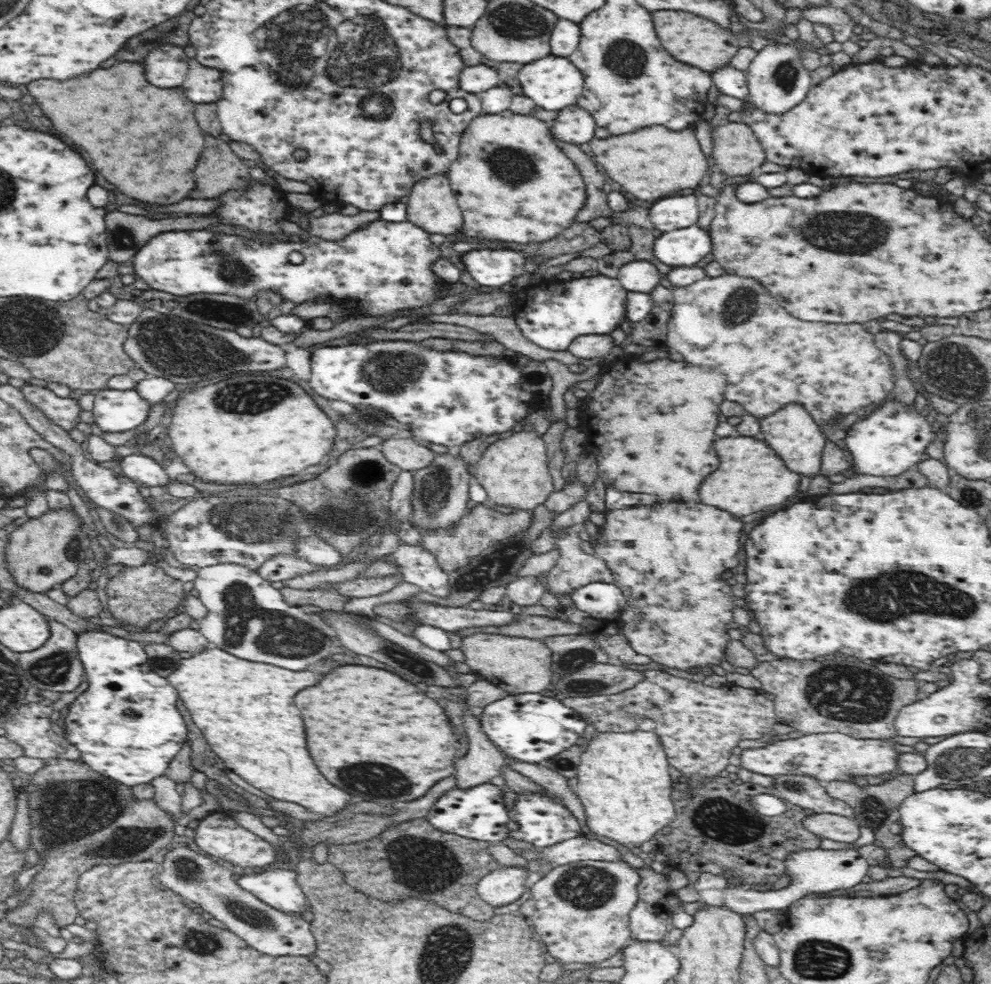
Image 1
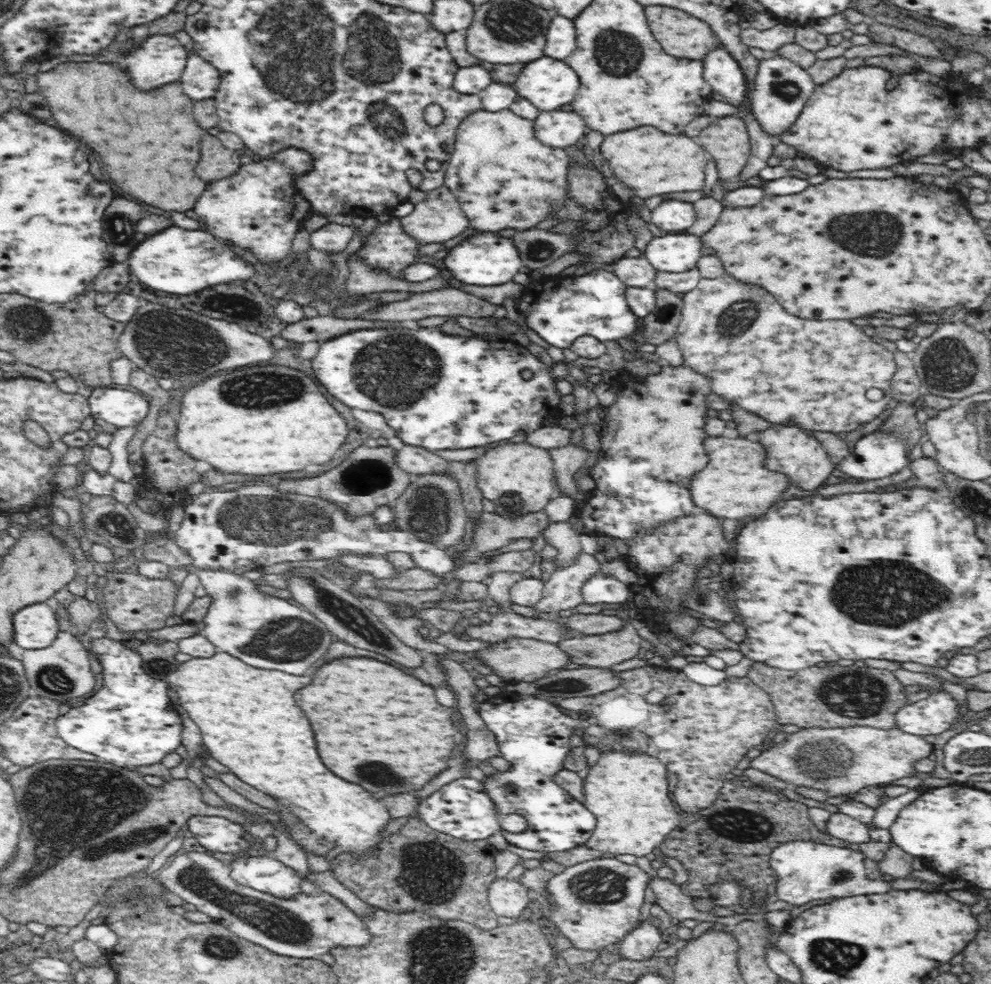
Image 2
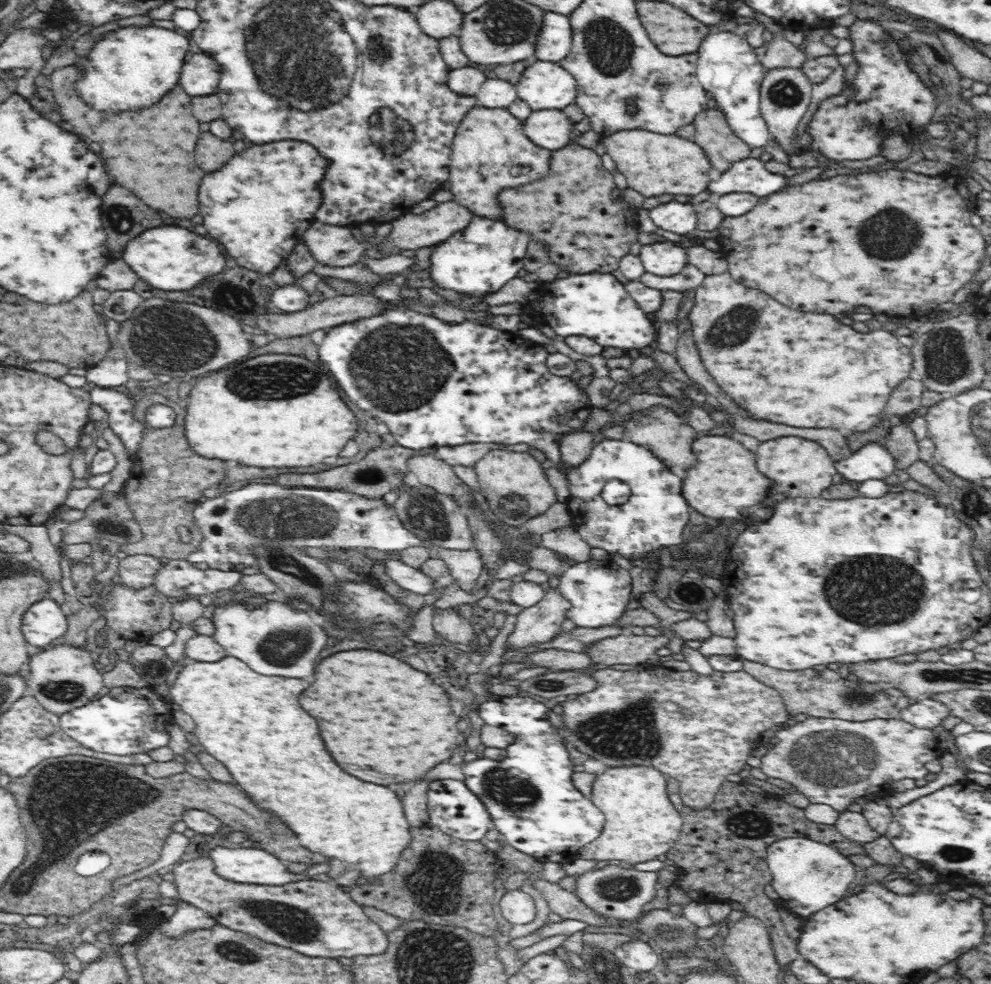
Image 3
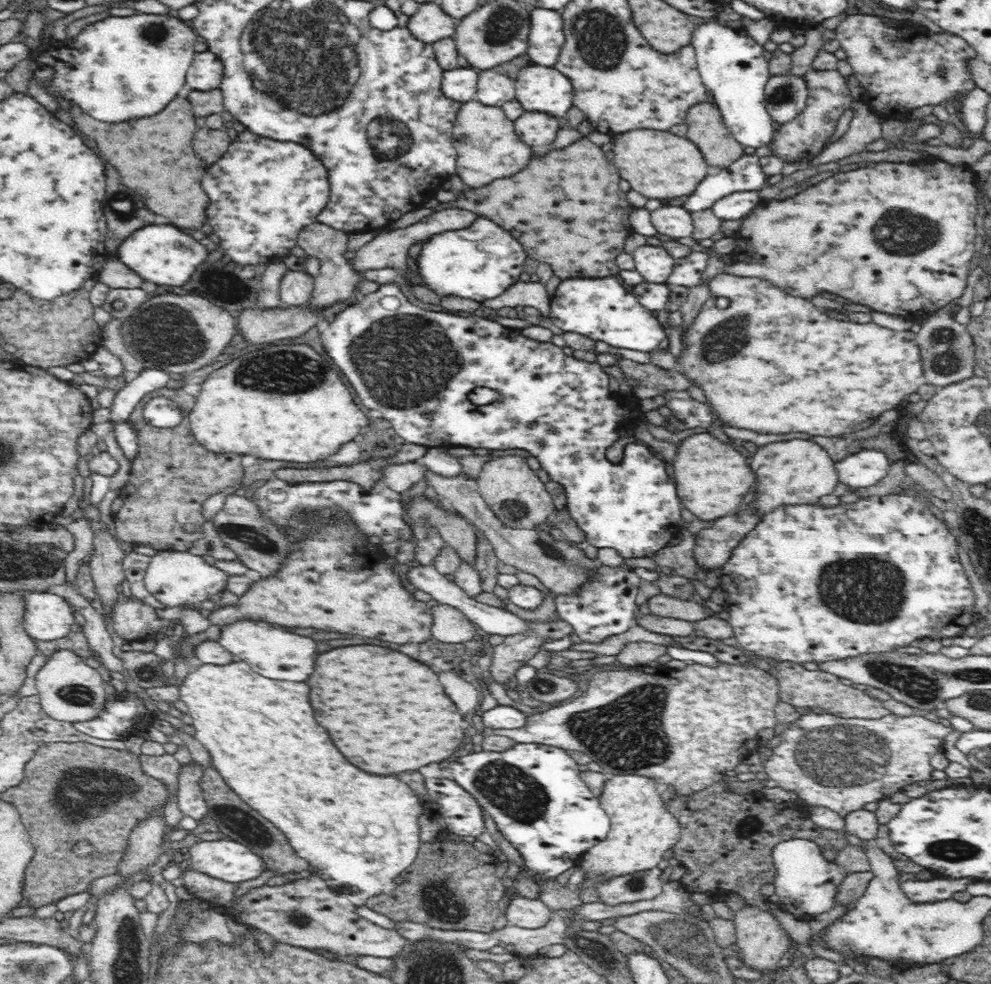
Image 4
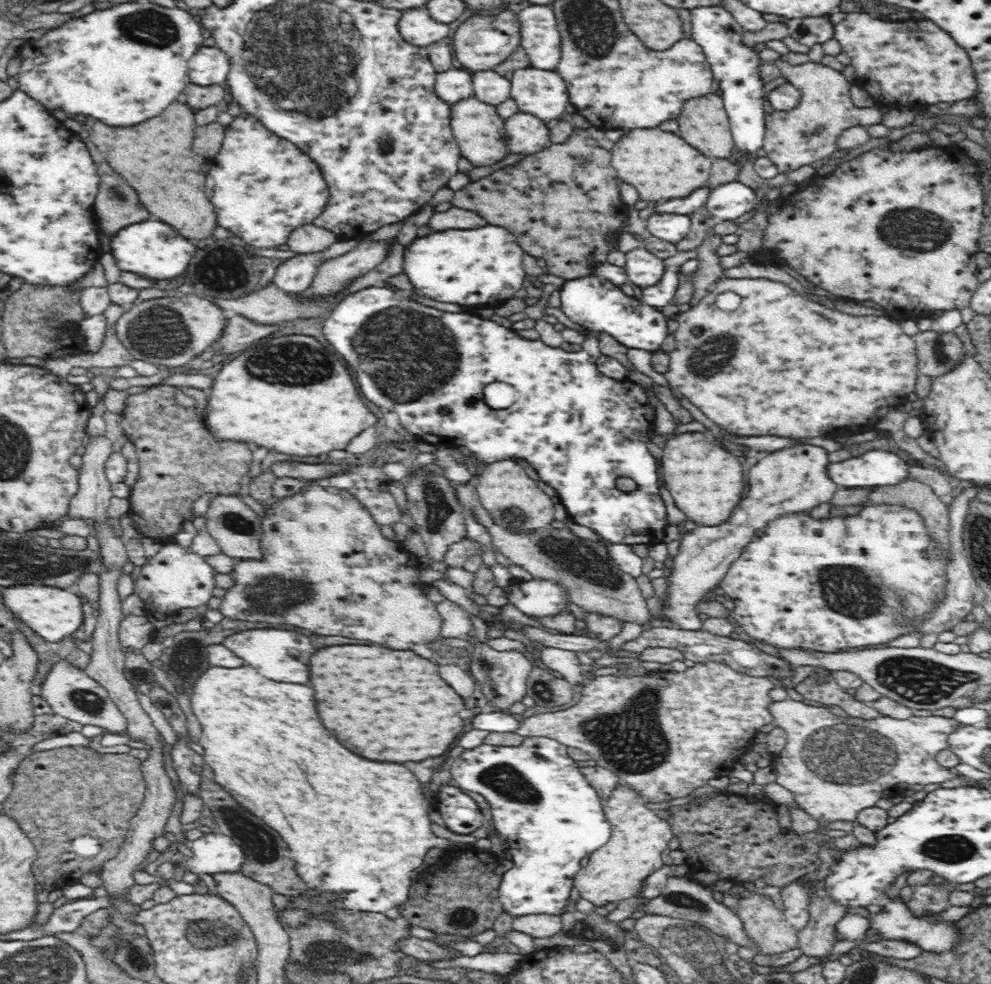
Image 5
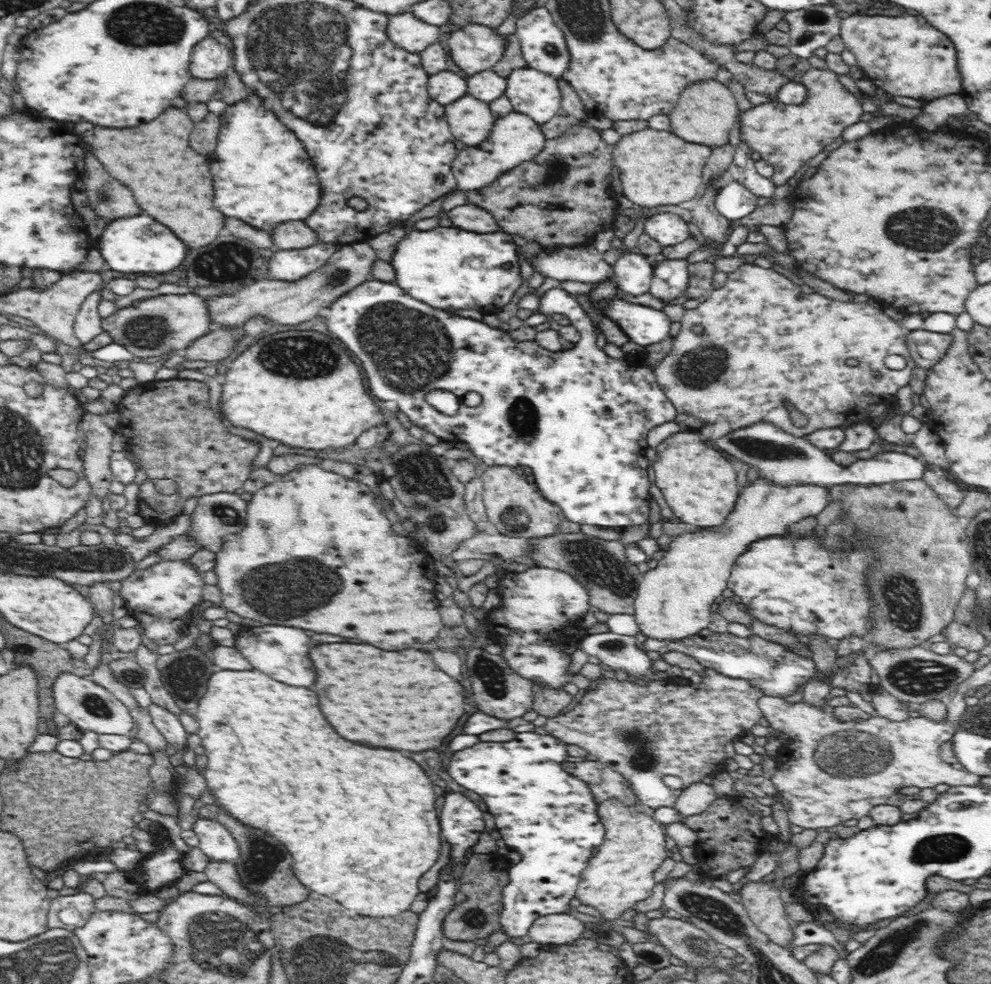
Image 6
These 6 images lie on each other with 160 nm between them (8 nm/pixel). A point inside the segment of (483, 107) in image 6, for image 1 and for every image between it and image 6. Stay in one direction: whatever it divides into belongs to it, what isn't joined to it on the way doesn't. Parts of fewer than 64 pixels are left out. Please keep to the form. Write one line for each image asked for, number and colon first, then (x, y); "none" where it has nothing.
1: (511, 182)
2: (503, 177)
3: (489, 152)
4: (486, 147)
5: (476, 126)

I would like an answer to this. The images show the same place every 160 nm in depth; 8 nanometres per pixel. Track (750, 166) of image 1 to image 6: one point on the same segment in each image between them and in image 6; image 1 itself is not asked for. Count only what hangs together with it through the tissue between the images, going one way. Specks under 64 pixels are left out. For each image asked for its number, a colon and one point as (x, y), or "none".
2: (727, 139)
3: (723, 148)
4: (706, 129)
5: (704, 123)
6: (707, 113)

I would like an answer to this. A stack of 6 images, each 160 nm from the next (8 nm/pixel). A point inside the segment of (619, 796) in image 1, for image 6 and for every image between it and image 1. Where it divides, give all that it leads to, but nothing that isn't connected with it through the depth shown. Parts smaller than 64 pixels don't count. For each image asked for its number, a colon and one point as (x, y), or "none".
2: (627, 792)
3: (641, 824)
4: (642, 828)
5: (614, 872)
6: (621, 873)

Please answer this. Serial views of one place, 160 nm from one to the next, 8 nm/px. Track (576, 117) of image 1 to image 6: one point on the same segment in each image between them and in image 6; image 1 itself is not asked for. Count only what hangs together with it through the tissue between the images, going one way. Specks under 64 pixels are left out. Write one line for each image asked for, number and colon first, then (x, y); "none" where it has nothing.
2: (561, 129)
3: (550, 129)
4: (535, 128)
5: (529, 134)
6: (516, 139)

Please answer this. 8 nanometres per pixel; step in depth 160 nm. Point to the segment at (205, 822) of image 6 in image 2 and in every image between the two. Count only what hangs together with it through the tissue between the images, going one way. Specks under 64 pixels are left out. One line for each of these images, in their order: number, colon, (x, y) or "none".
2: (265, 874)
3: (250, 866)
4: (229, 861)
5: (214, 853)

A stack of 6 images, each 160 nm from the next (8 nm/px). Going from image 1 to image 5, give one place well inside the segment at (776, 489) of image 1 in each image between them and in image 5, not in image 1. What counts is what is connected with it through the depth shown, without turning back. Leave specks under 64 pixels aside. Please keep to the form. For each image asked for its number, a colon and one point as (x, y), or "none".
2: (736, 484)
3: (726, 480)
4: (713, 479)
5: (706, 482)

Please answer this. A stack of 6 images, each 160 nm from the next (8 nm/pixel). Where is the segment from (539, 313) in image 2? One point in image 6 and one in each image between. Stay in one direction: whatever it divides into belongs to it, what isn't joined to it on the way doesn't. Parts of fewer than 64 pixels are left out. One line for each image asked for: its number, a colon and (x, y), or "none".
3: (596, 305)
4: (600, 308)
5: (595, 302)
6: (645, 326)

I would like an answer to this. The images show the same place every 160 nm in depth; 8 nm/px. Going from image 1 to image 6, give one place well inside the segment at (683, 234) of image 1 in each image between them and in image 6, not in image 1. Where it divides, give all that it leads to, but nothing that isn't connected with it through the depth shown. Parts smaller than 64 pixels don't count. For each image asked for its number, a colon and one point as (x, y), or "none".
2: (674, 252)
3: (667, 258)
4: (655, 265)
5: (644, 269)
6: (633, 273)

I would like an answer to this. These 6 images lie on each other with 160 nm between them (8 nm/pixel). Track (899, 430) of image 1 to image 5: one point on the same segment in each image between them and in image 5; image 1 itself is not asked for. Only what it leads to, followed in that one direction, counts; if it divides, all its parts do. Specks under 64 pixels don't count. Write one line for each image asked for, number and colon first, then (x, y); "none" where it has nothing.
2: (876, 457)
3: (871, 462)
4: (862, 469)
5: (874, 468)

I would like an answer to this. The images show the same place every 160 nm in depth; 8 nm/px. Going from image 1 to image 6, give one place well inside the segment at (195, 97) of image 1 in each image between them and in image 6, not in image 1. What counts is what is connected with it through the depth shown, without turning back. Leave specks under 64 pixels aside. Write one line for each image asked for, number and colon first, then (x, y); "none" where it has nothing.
2: (200, 81)
3: (200, 76)
4: (205, 73)
5: (209, 66)
6: (209, 59)

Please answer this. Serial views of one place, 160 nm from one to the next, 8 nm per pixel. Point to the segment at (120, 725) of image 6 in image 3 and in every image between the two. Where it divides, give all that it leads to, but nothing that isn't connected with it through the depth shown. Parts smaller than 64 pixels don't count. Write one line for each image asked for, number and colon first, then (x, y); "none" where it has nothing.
3: (65, 677)
4: (70, 688)
5: (71, 693)

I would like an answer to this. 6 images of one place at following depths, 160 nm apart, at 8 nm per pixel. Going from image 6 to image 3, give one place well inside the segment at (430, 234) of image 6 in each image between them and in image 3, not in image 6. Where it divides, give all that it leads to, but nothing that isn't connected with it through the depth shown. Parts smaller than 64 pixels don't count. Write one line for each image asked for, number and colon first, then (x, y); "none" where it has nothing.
3: (478, 261)
4: (483, 261)
5: (467, 267)

